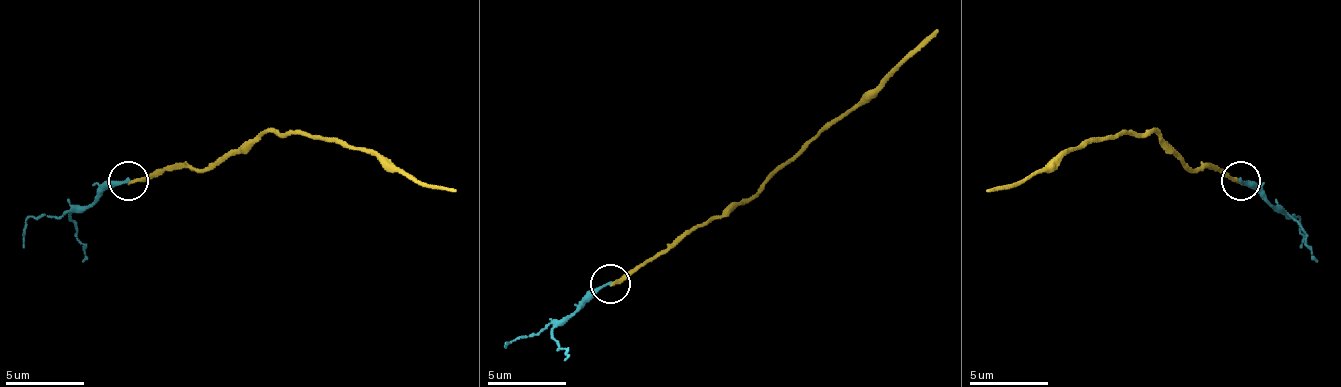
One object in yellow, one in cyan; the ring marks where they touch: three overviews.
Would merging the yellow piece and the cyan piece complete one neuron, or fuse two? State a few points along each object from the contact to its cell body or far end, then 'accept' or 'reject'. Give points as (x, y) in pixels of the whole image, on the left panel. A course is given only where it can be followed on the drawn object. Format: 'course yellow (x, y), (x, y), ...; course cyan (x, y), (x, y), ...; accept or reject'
course yellow (129, 182), (184, 166), (208, 170), (271, 130), (338, 138), (382, 154), (429, 186), (457, 190); course cyan (129, 182), (113, 182), (82, 209), (30, 217), (22, 249); reject

